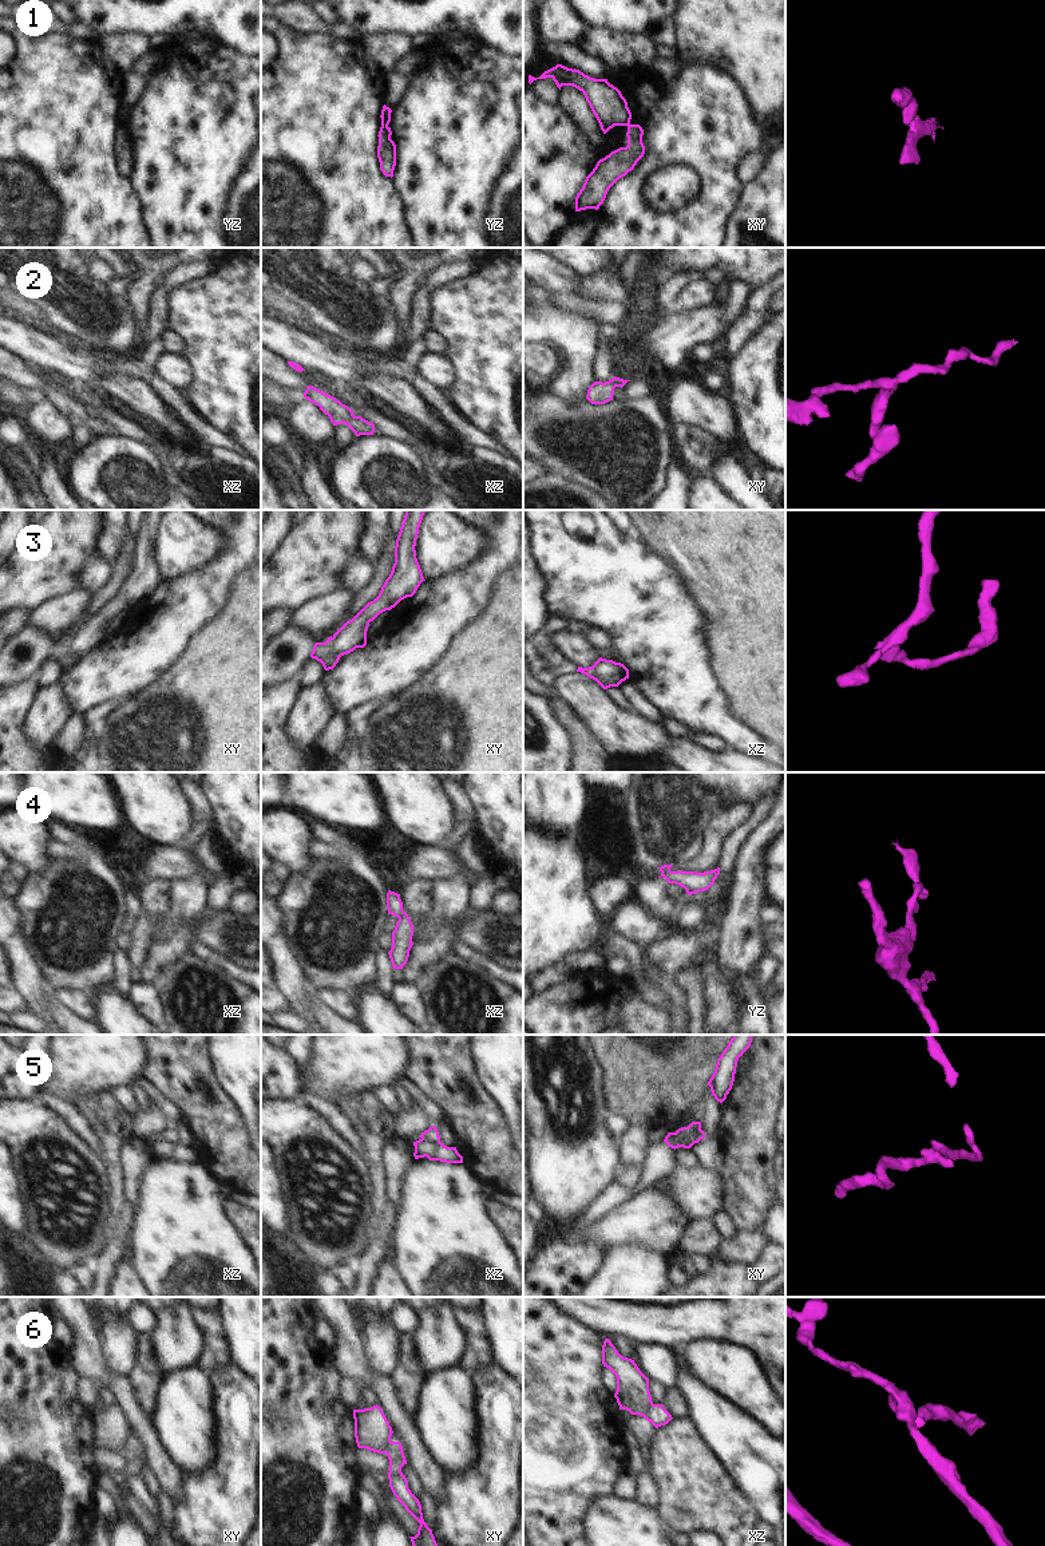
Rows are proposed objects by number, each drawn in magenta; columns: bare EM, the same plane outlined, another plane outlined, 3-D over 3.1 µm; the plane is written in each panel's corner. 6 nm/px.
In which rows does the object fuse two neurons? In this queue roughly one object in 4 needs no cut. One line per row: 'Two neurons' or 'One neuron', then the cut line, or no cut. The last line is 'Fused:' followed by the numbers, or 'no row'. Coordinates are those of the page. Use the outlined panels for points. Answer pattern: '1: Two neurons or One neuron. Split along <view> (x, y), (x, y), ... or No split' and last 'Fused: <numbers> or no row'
1: Two neurons. Split along yz (388, 122), (382, 125)
2: One neuron. No split
3: Two neurons. Split along xy (332, 637), (332, 649), (340, 656)
4: Two neurons. Split along xz (403, 910), (398, 917)
5: Two neurons. Split along xy (699, 1127), (689, 1139), (691, 1145)
6: Two neurons. Split along xz (652, 1403), (642, 1415)
Fused: 1, 3, 4, 5, 6.

